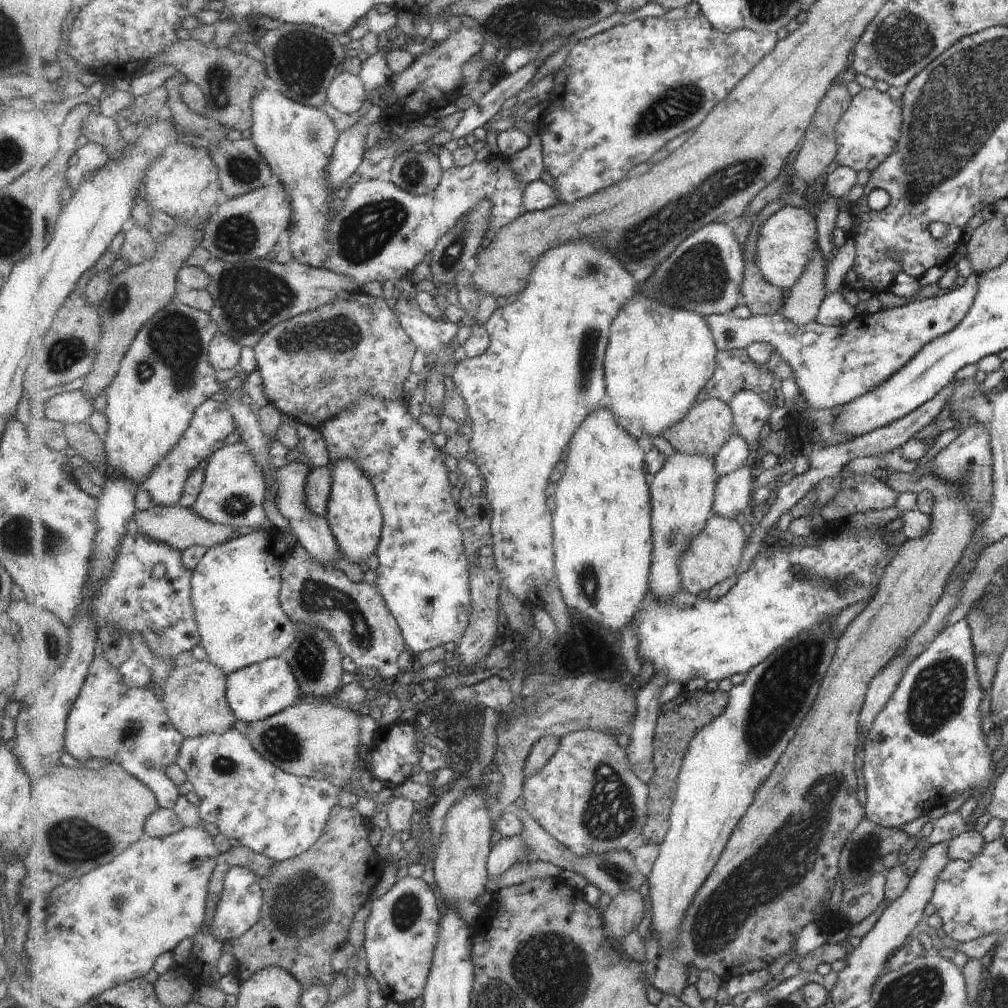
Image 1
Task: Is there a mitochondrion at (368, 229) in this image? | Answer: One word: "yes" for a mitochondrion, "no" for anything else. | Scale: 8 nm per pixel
yes

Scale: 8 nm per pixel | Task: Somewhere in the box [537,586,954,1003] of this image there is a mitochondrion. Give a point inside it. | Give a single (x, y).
(788, 858)

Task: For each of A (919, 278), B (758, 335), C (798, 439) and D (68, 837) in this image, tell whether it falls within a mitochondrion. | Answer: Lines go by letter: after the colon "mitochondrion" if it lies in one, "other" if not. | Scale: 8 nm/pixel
A: other
B: other
C: other
D: mitochondrion

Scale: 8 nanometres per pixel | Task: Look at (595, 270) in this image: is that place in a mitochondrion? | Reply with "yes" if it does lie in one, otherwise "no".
yes

